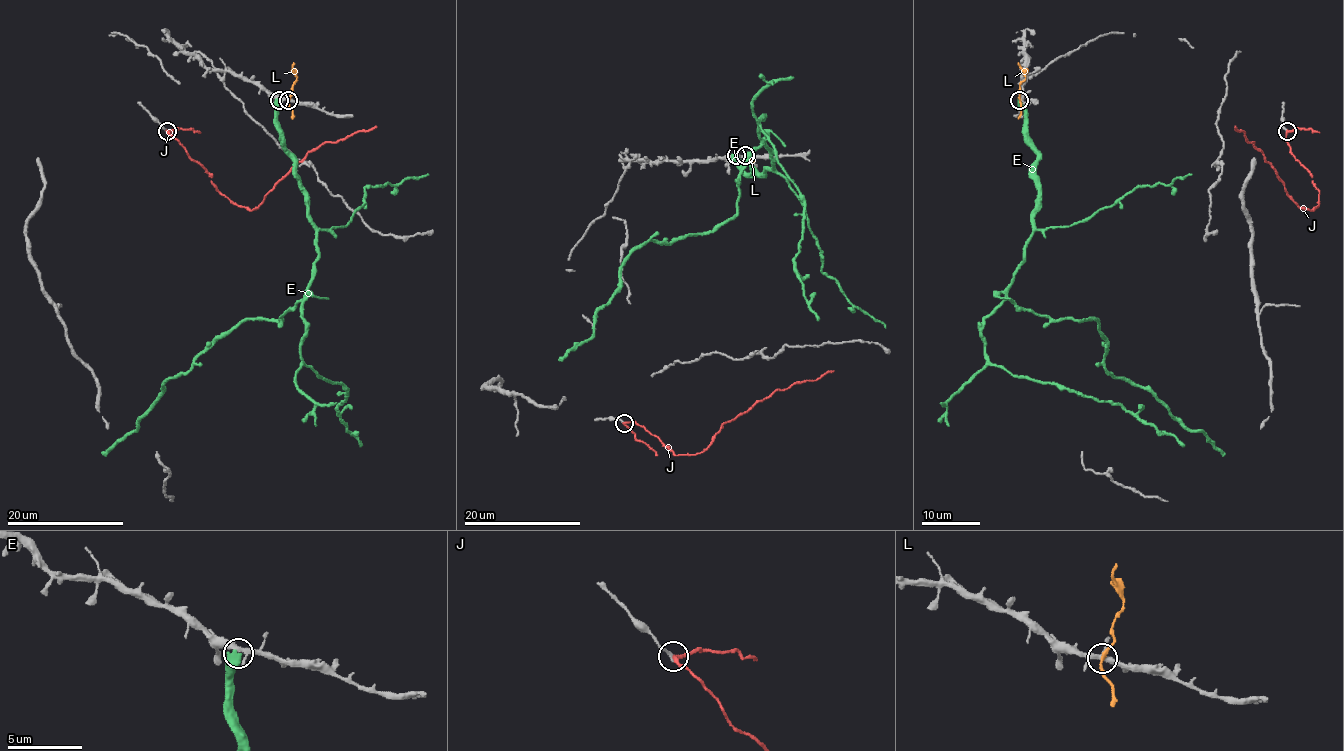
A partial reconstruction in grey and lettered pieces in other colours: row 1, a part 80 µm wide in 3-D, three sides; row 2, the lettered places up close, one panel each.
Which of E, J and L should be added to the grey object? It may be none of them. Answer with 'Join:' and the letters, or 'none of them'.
Join: J

